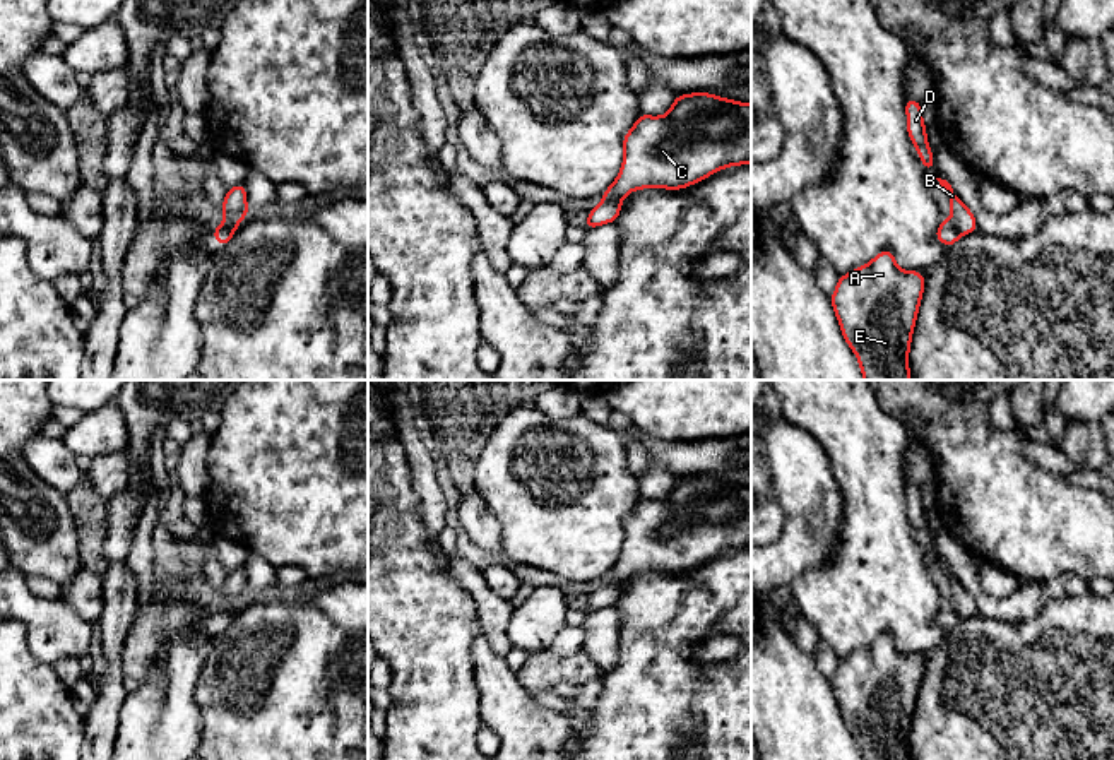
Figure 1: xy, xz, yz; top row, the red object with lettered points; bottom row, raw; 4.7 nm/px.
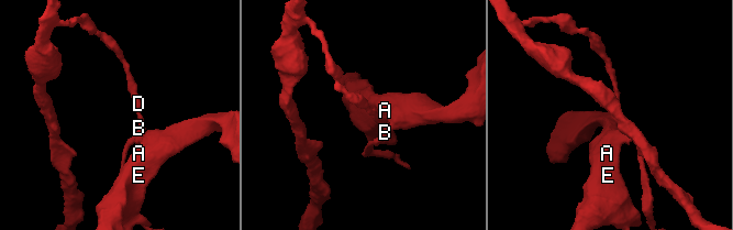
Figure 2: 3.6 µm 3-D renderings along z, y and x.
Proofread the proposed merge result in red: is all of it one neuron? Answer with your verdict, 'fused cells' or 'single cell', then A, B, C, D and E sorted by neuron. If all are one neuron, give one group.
fused cells; A C E / B D

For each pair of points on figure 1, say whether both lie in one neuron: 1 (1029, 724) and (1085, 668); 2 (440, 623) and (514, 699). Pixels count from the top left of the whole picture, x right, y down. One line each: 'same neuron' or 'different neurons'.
1: same neuron
2: different neurons

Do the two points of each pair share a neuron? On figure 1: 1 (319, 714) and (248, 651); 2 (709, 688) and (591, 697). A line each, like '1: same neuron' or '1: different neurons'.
1: same neuron
2: different neurons

